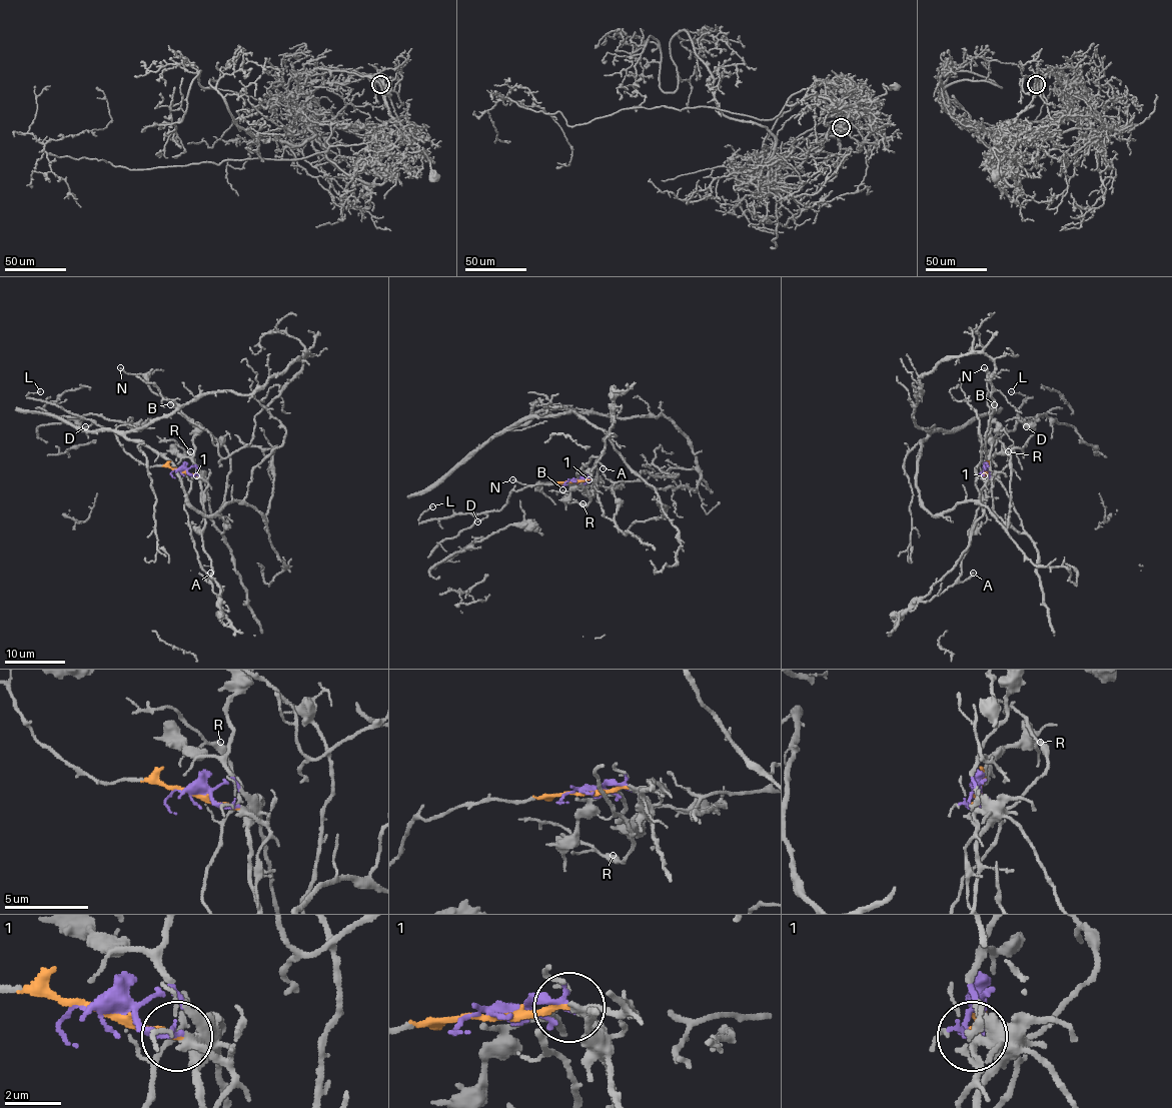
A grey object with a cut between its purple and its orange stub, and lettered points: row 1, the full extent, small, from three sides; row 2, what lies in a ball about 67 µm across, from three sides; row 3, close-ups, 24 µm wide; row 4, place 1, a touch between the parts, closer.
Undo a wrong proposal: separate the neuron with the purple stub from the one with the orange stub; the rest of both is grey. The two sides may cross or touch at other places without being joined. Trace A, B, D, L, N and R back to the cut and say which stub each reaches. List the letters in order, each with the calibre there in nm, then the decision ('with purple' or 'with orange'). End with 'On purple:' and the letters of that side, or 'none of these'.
A: calibre 130 nm; with purple
B: calibre 160 nm; with purple
D: calibre 100 nm; with orange
L: calibre 110 nm; with orange
N: calibre 100 nm; with purple
R: calibre 260 nm; with purple
On purple: A, B, N, R

